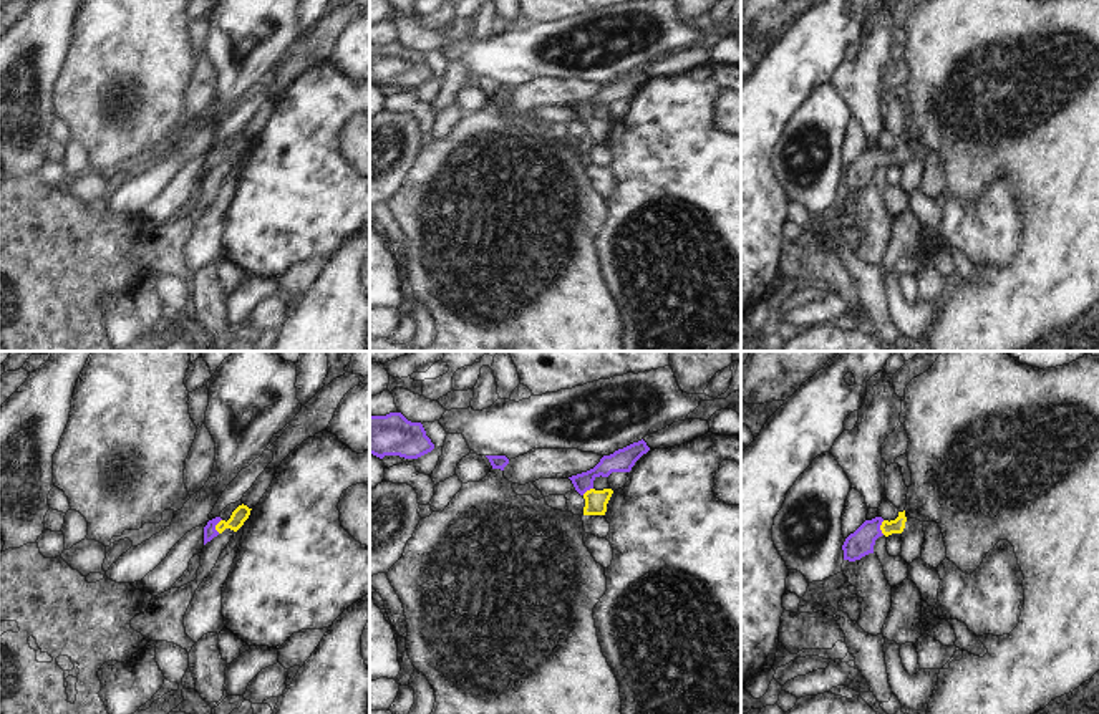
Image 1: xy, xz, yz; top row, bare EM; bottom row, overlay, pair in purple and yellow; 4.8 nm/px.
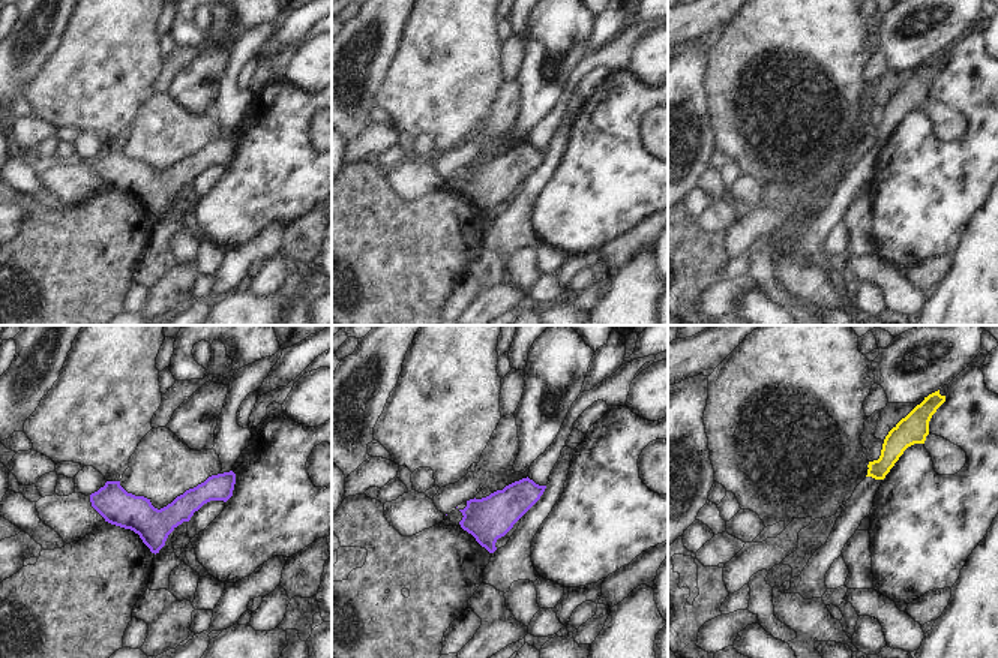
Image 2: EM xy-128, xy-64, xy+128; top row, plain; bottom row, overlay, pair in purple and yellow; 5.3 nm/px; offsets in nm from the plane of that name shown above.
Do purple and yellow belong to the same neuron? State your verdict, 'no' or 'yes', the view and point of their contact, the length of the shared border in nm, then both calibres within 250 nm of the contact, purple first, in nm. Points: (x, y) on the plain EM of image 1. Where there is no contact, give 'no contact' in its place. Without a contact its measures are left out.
yes; contact yz (879, 156); length 70 nm; calibres 130 and 70 nm

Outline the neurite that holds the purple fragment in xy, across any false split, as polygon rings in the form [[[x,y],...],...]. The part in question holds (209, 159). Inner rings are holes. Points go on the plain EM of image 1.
[[[242,133],[232,141],[227,151],[222,149],[220,146],[209,149],[207,154],[204,156],[204,174],[211,171],[214,166],[217,166],[219,162],[222,162],[225,157],[237,161],[249,147],[250,139],[252,137]]]

